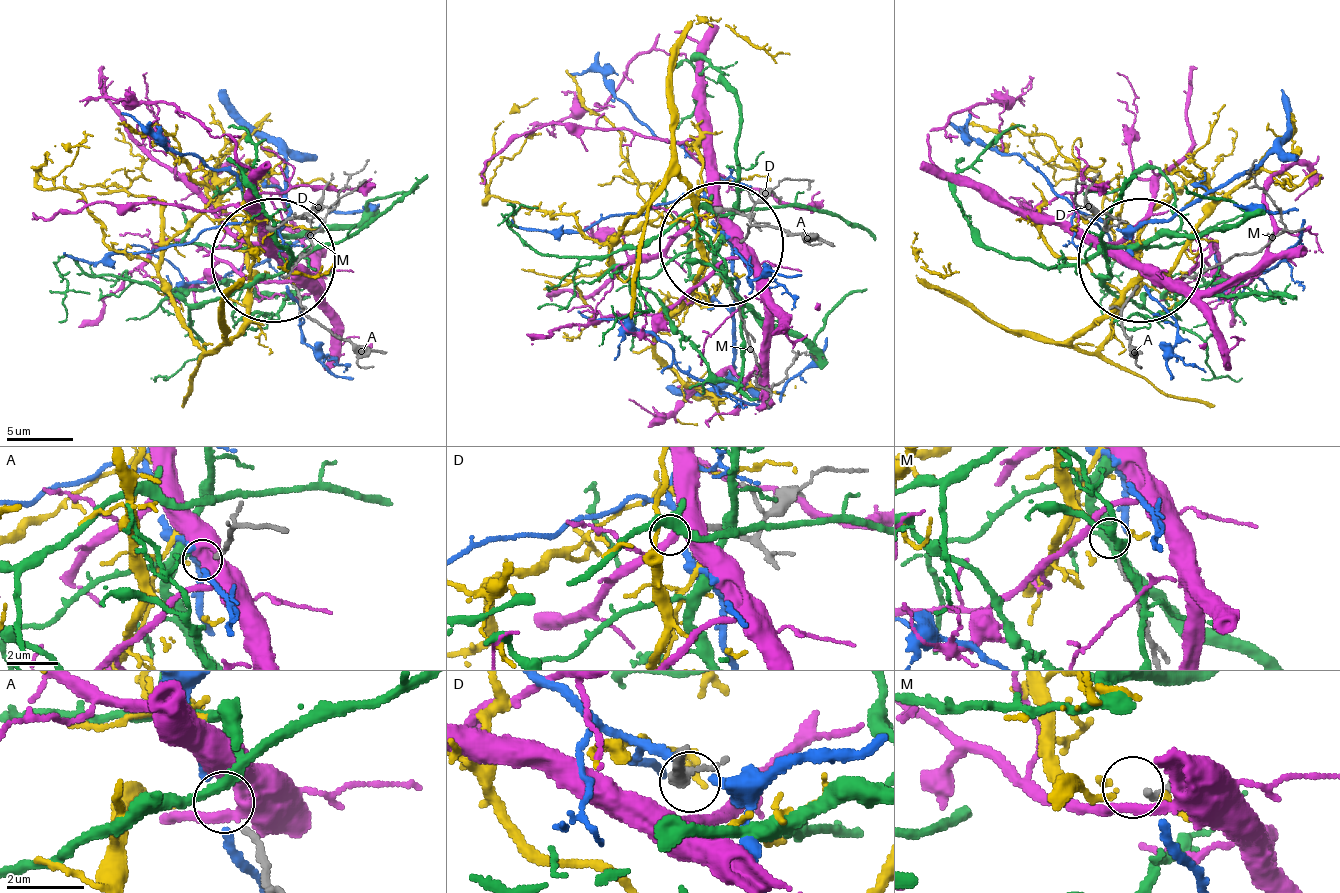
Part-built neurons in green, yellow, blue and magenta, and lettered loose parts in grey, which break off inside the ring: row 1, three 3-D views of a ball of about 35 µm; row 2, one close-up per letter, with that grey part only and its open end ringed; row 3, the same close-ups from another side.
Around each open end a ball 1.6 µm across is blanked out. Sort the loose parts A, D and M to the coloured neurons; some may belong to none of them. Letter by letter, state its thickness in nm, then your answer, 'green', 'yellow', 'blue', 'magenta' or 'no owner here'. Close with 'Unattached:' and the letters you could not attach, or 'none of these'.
A: 180 nm | no owner here
D: 280 nm | no owner here
M: 170 nm | yellow
Unattached: A, D

